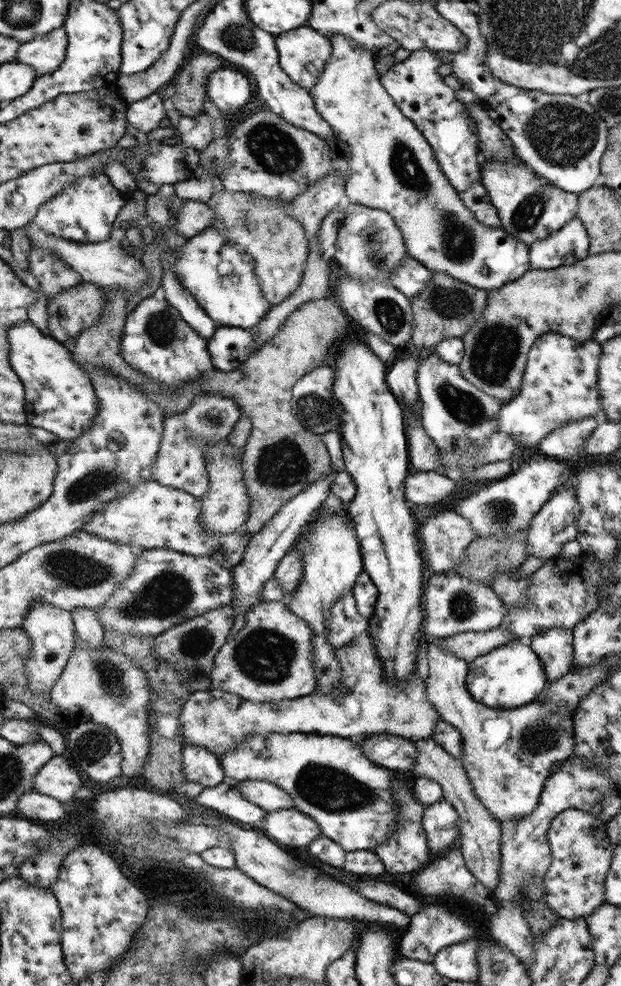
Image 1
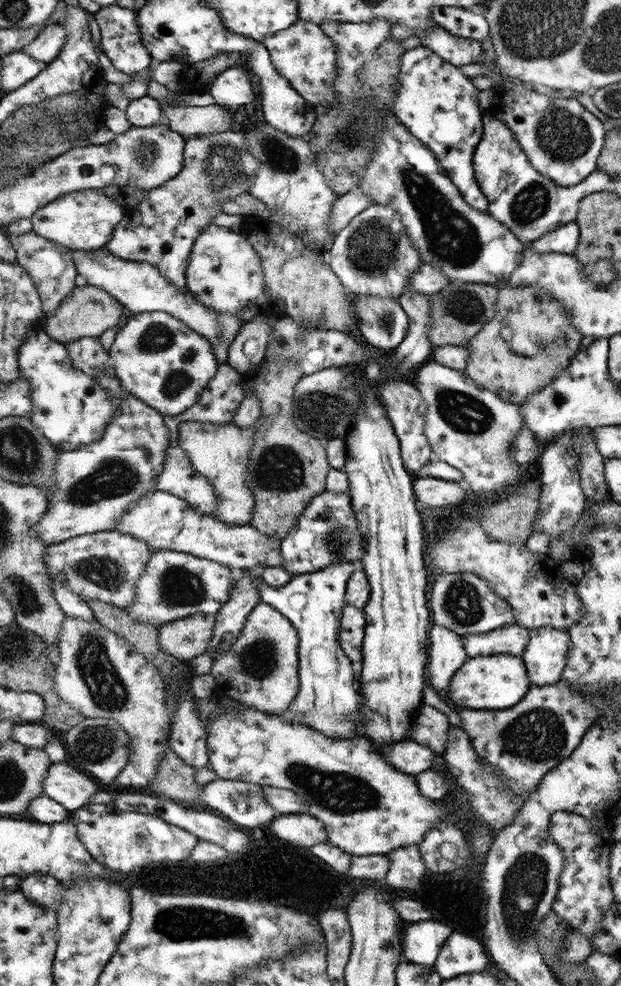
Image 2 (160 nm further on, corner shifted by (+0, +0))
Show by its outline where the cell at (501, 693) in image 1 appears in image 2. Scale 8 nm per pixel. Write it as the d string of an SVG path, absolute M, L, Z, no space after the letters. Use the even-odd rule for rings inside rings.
M508 654L469 658L450 684L450 698L472 710L499 711L516 706L526 696L532 684L523 656Z

